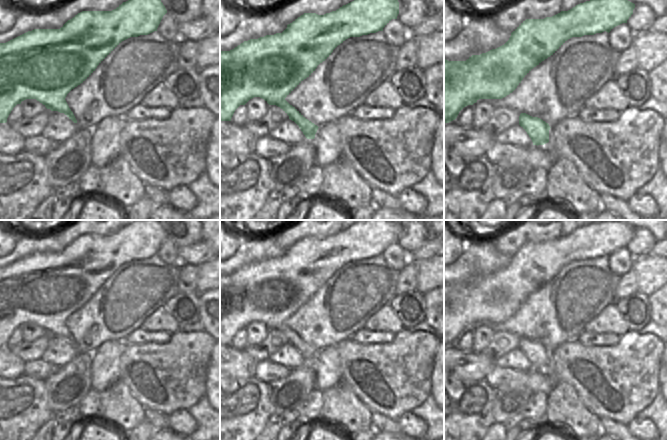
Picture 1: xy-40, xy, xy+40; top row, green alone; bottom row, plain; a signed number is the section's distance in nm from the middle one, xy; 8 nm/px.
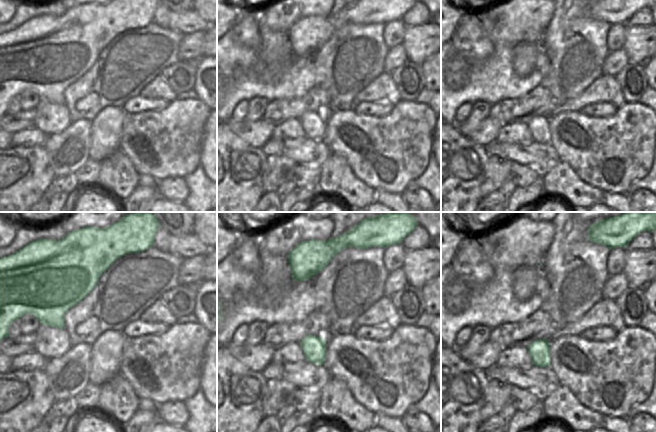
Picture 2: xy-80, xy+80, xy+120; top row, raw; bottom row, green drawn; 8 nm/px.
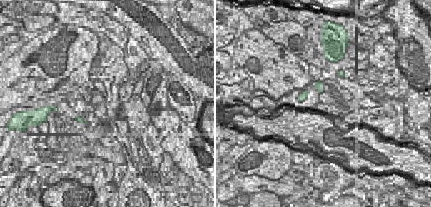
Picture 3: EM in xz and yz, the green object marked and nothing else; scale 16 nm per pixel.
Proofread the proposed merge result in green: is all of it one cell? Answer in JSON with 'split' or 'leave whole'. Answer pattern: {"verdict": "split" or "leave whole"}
{"verdict": "leave whole"}

